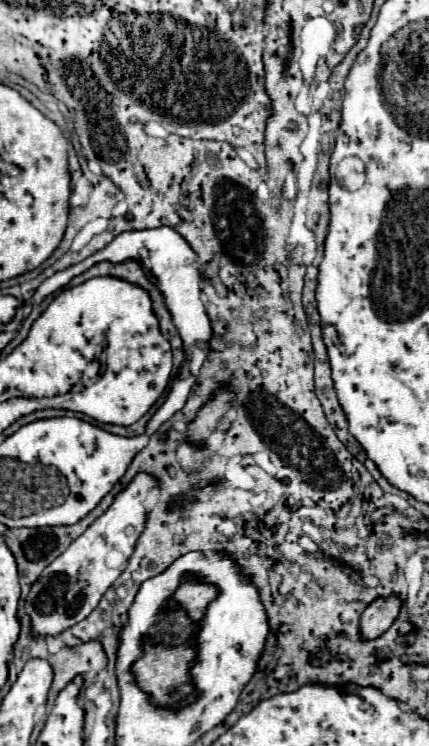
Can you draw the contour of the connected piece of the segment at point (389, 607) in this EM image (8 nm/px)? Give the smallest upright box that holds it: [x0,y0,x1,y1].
[360,594,402,638]

